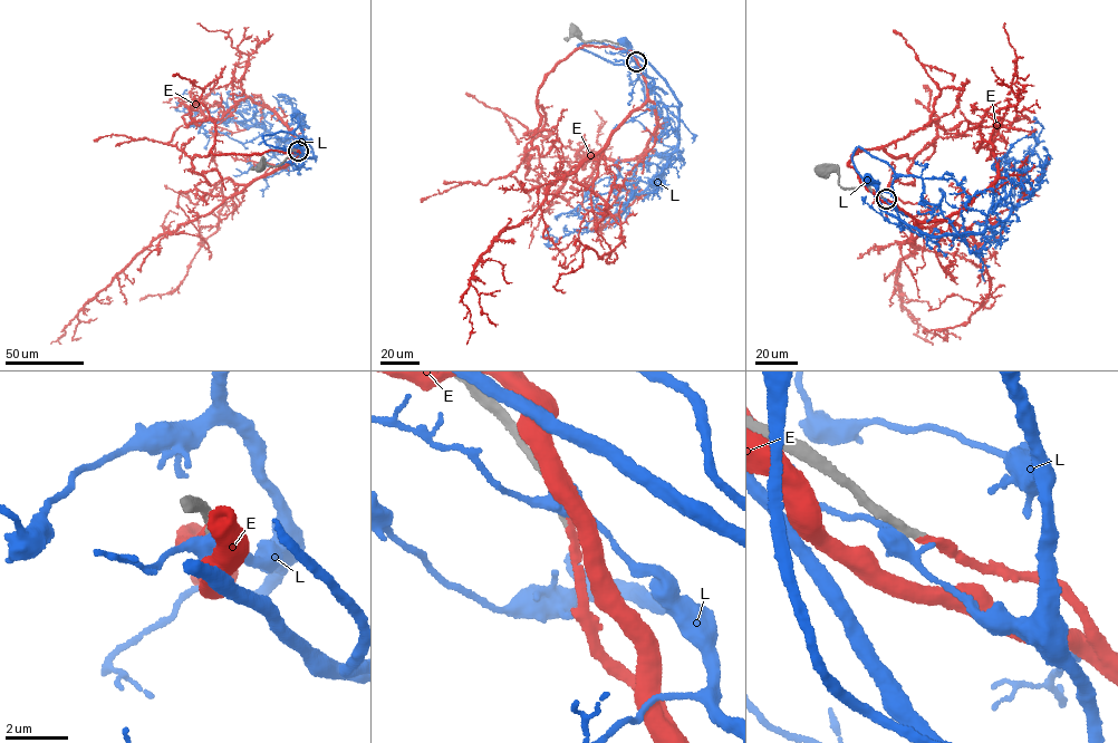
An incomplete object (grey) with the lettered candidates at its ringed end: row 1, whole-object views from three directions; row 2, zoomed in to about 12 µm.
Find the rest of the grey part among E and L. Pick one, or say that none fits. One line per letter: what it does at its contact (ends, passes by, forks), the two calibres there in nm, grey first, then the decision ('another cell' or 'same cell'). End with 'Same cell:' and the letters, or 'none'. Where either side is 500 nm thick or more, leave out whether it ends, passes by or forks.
E: it ends | 320/280 nm | same cell
L: it forks | 380/440 nm | another cell
Same cell: E

